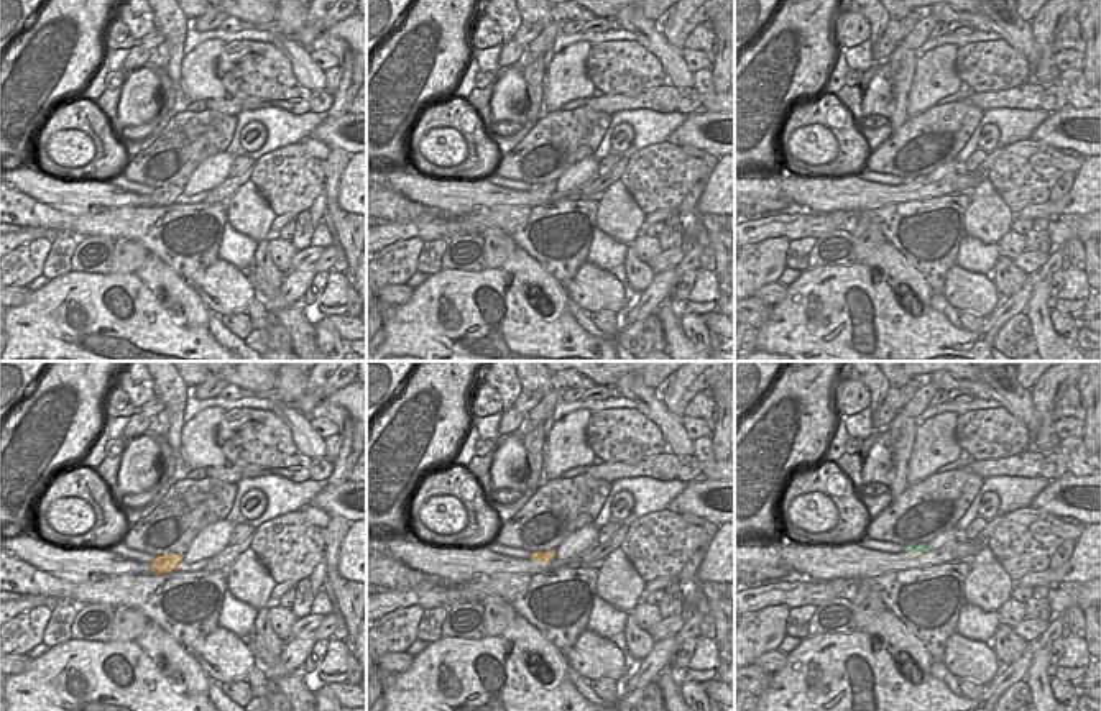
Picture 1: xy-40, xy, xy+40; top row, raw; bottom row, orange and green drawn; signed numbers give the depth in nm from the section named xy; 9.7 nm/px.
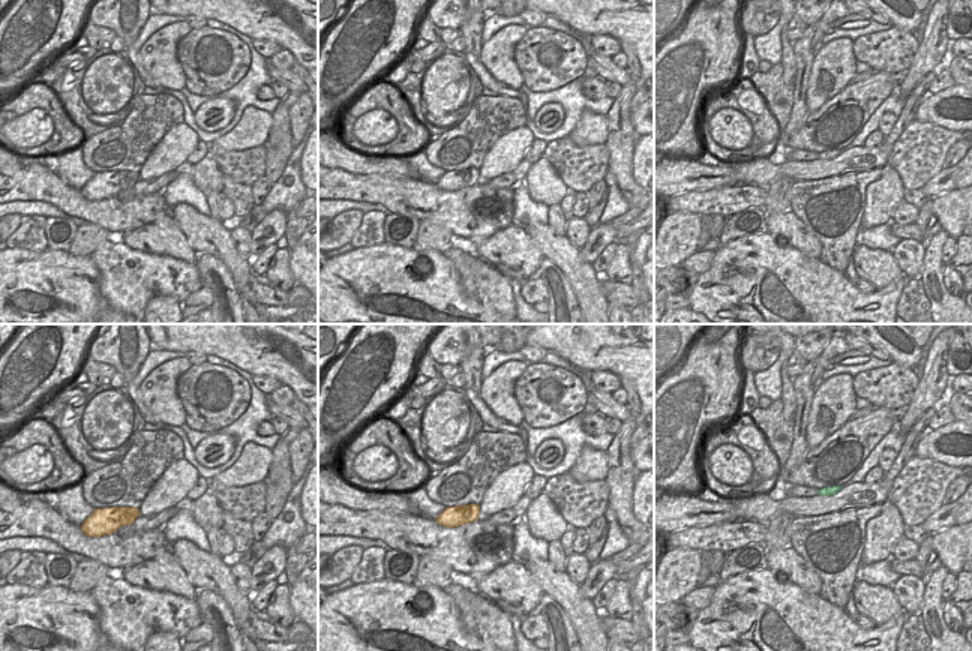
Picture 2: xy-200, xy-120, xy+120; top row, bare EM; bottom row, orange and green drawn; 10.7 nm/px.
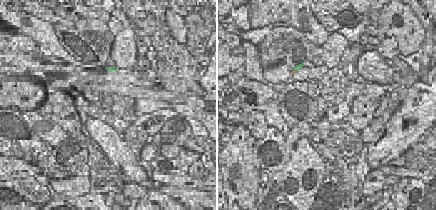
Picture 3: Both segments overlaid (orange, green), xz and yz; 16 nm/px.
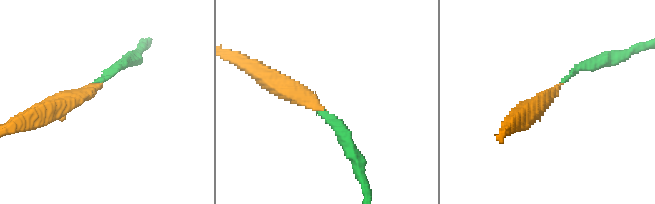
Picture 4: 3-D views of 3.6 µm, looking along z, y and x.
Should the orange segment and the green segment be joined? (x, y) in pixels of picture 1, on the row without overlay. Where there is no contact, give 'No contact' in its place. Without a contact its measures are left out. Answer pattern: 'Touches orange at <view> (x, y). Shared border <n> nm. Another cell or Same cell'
Touches orange at xy+40 (919, 184). Shared border 80 nm. Same cell.

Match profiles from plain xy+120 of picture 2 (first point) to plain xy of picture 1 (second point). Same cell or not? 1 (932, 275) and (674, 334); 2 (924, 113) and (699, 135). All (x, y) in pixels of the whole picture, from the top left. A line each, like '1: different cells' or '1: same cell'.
1: same cell
2: same cell

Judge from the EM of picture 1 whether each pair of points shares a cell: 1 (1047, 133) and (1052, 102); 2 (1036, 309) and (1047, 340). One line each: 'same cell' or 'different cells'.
1: different cells
2: same cell

